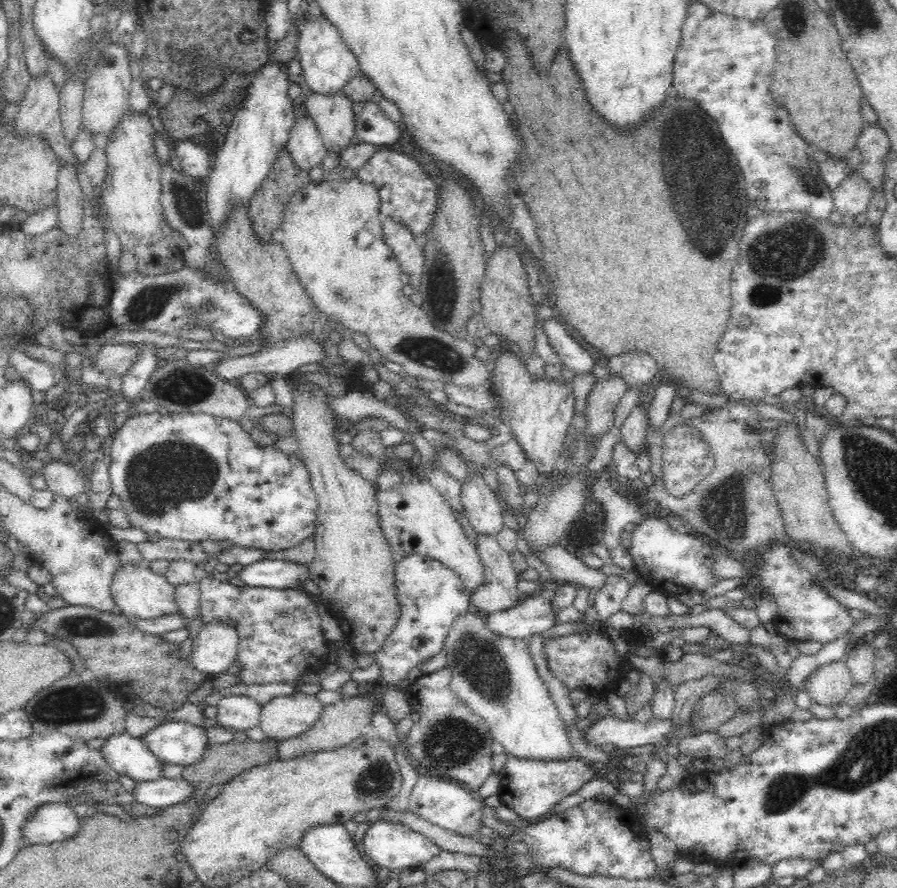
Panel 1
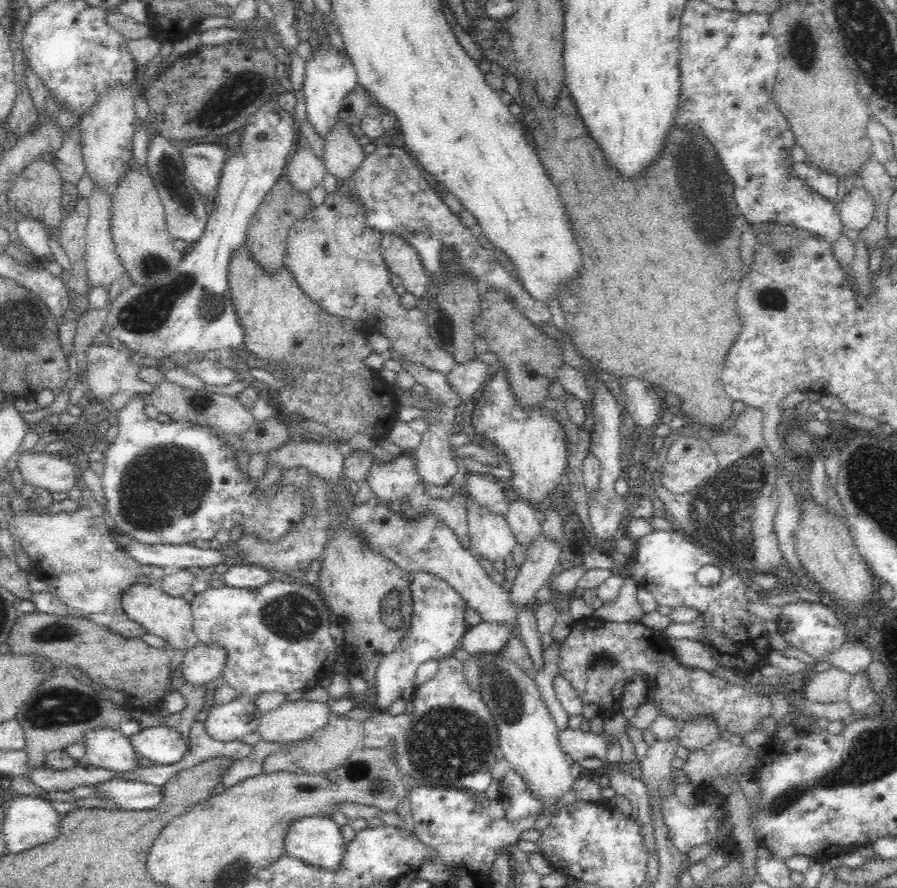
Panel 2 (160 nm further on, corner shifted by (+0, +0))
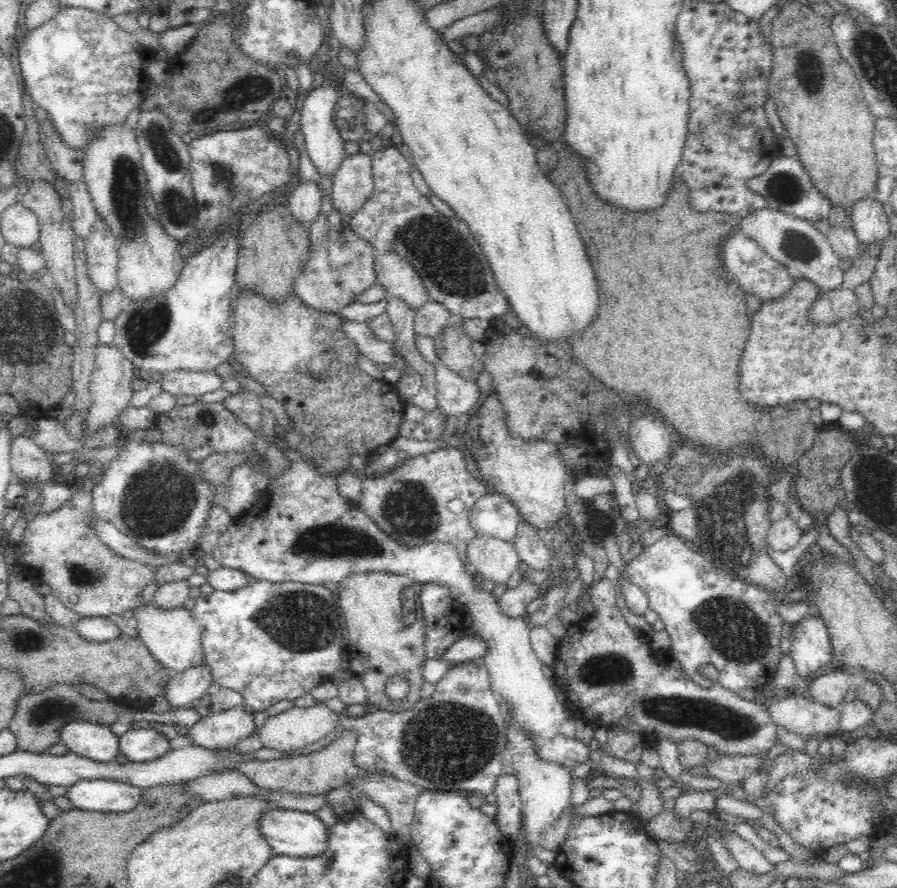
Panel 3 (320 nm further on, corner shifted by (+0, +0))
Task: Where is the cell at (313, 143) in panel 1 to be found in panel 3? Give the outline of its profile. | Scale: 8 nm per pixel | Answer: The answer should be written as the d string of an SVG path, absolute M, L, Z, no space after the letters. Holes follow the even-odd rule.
M304 180L298 183L294 190L290 191L288 200L290 201L289 213L294 221L300 223L304 231L310 232L310 226L321 215L321 193L314 182Z

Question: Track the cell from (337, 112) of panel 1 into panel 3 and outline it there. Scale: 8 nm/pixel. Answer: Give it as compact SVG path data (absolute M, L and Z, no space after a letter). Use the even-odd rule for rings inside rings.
M359 152L354 155L345 154L340 168L336 171L329 198L331 198L334 210L340 214L343 223L345 223L343 217L352 216L358 210L362 210L362 206L366 204L368 197L372 194L373 178L371 162L371 153L368 152Z

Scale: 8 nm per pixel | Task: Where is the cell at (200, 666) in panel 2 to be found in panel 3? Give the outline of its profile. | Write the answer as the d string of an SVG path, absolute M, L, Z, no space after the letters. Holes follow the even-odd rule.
M201 664L184 672L171 674L171 679L162 694L172 708L188 707L202 698L212 684L208 665Z

